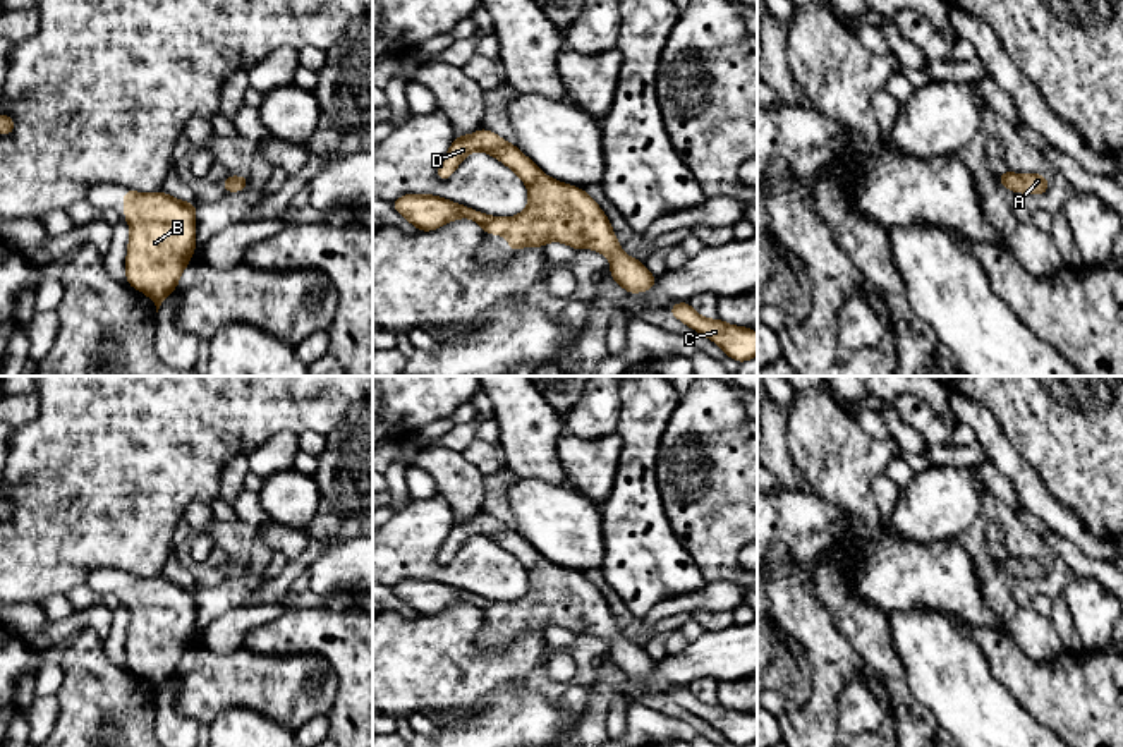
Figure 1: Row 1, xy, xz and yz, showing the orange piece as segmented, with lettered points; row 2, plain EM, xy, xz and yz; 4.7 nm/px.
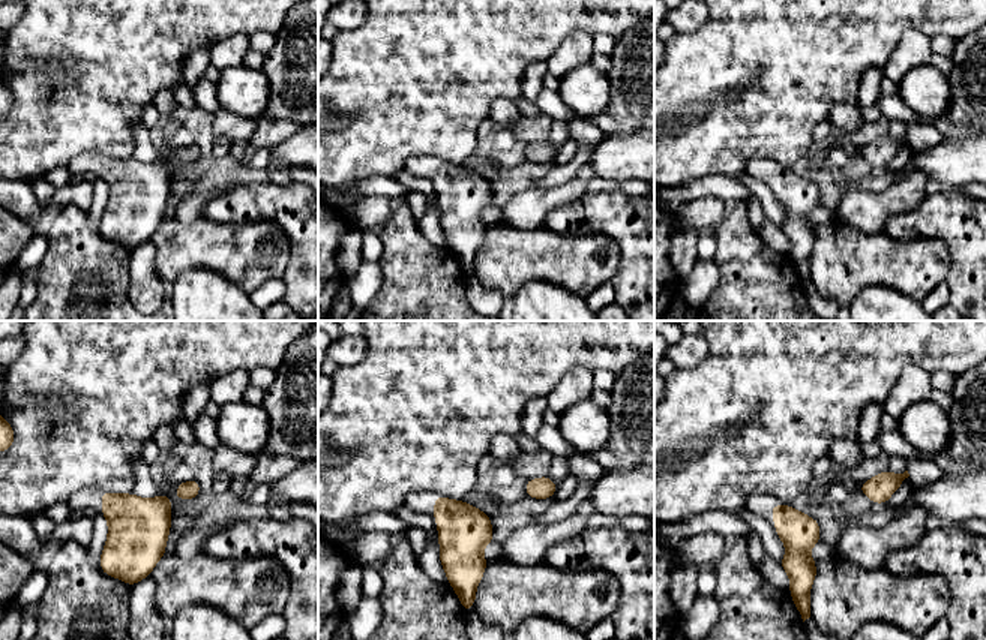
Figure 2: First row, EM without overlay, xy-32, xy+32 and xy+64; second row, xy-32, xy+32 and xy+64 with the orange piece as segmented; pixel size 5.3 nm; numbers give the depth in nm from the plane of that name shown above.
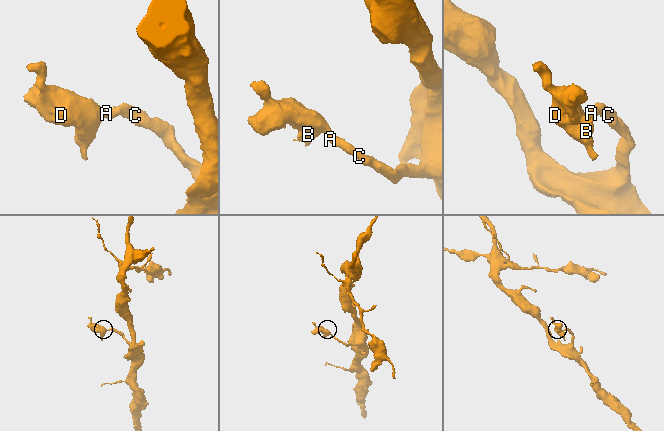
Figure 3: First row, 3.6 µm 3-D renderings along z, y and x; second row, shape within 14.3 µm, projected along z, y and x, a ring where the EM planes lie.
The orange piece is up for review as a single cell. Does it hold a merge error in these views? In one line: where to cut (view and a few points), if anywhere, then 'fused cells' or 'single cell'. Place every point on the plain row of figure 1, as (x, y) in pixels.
no cut | single cell

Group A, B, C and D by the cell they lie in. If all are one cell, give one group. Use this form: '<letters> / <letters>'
A B C D

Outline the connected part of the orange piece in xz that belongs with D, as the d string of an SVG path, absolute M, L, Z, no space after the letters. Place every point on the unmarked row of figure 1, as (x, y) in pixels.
M479 513L470 520L455 520L436 555L438 565L448 565L472 536L498 543L522 563L529 575L529 591L520 599L489 601L434 579L400 580L392 587L393 594L419 616L436 615L457 603L470 603L484 613L484 618L505 620L512 639L524 630L544 634L549 625L563 627L577 635L594 634L611 644L611 663L628 678L647 677L659 665L646 654L642 646L622 637L608 601L584 574L548 562L515 529L508 529L488 513Z

